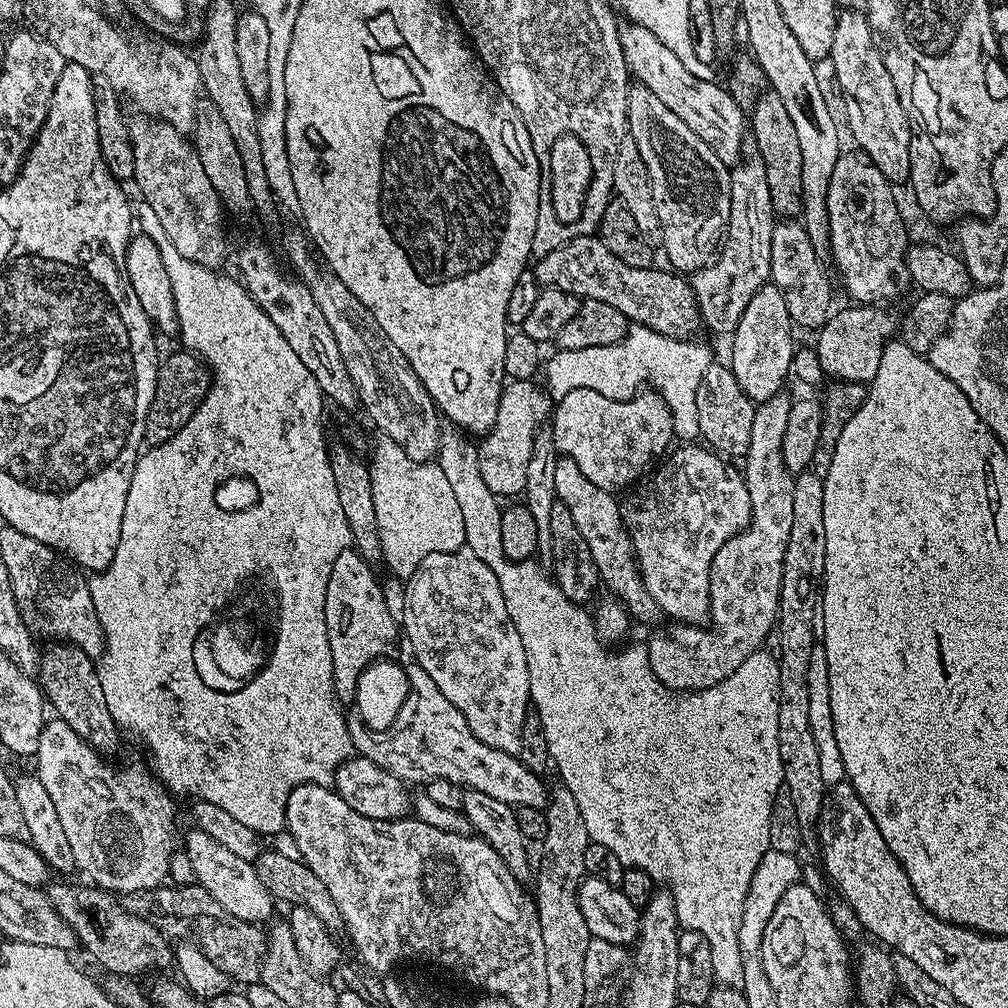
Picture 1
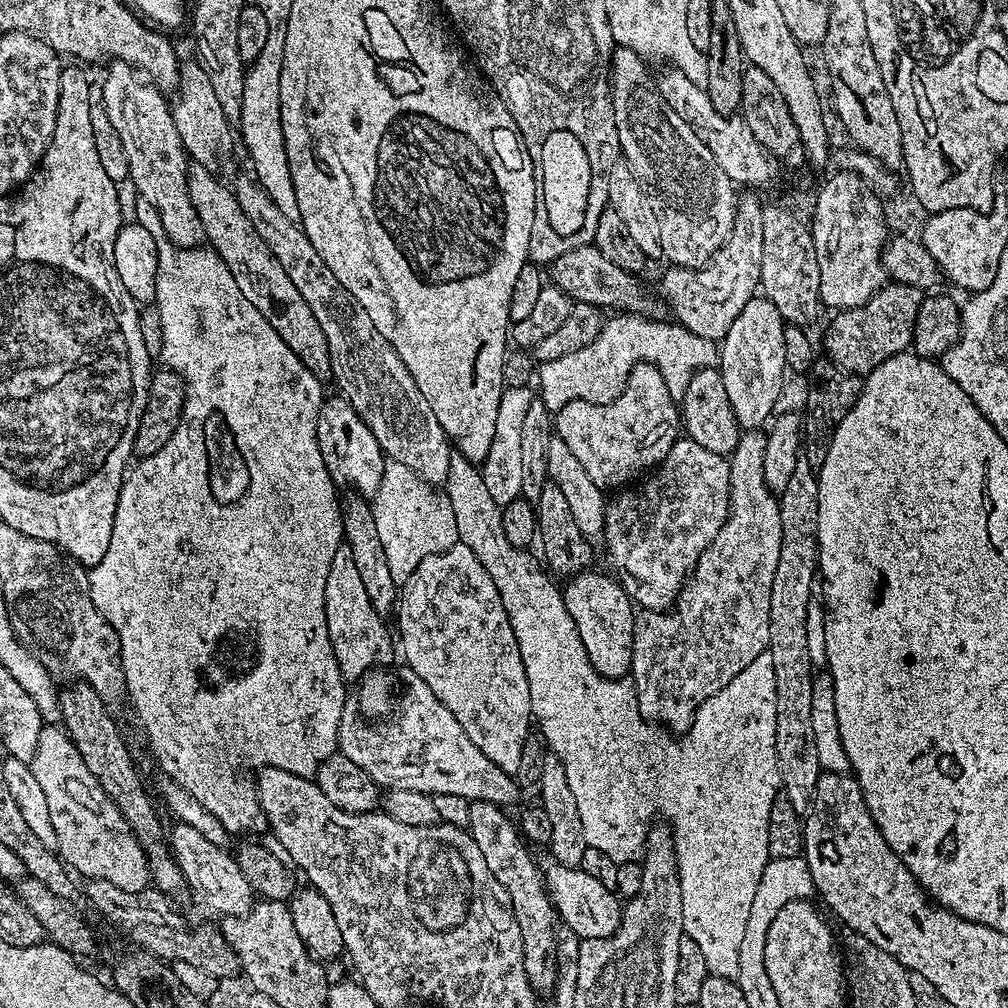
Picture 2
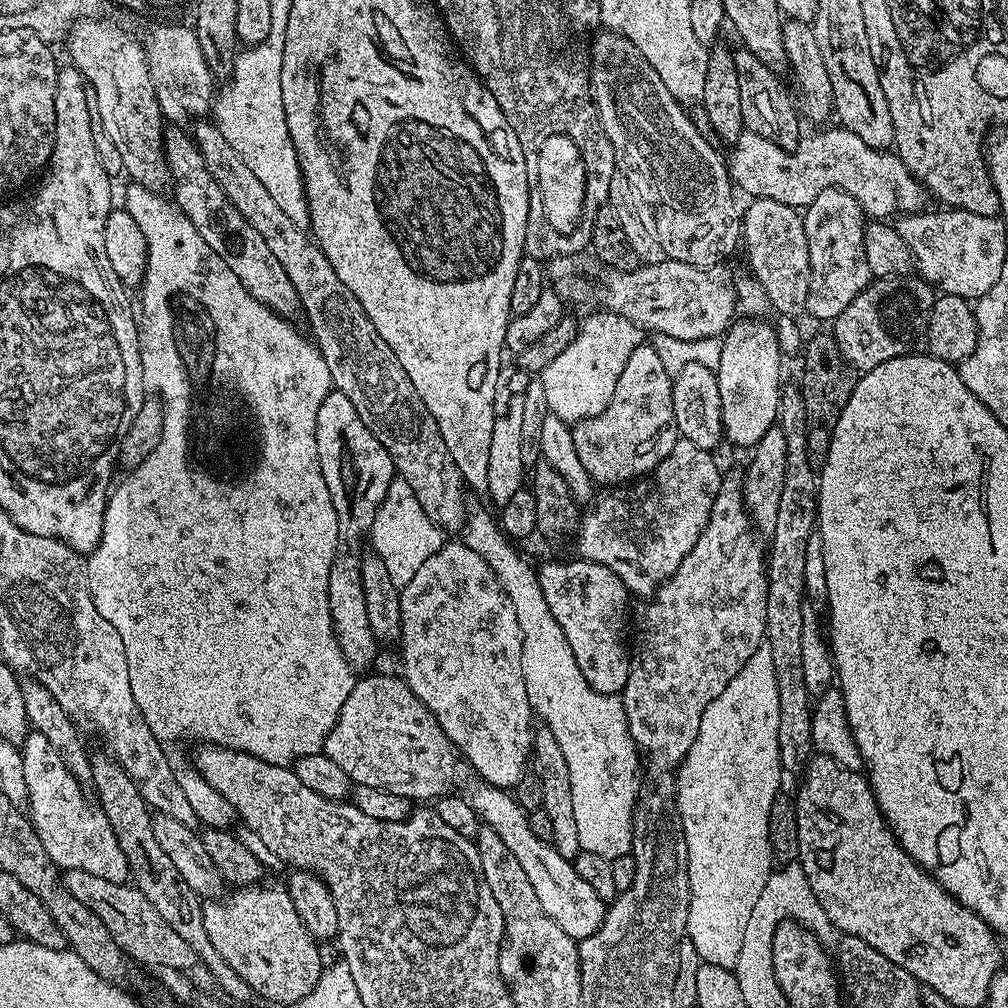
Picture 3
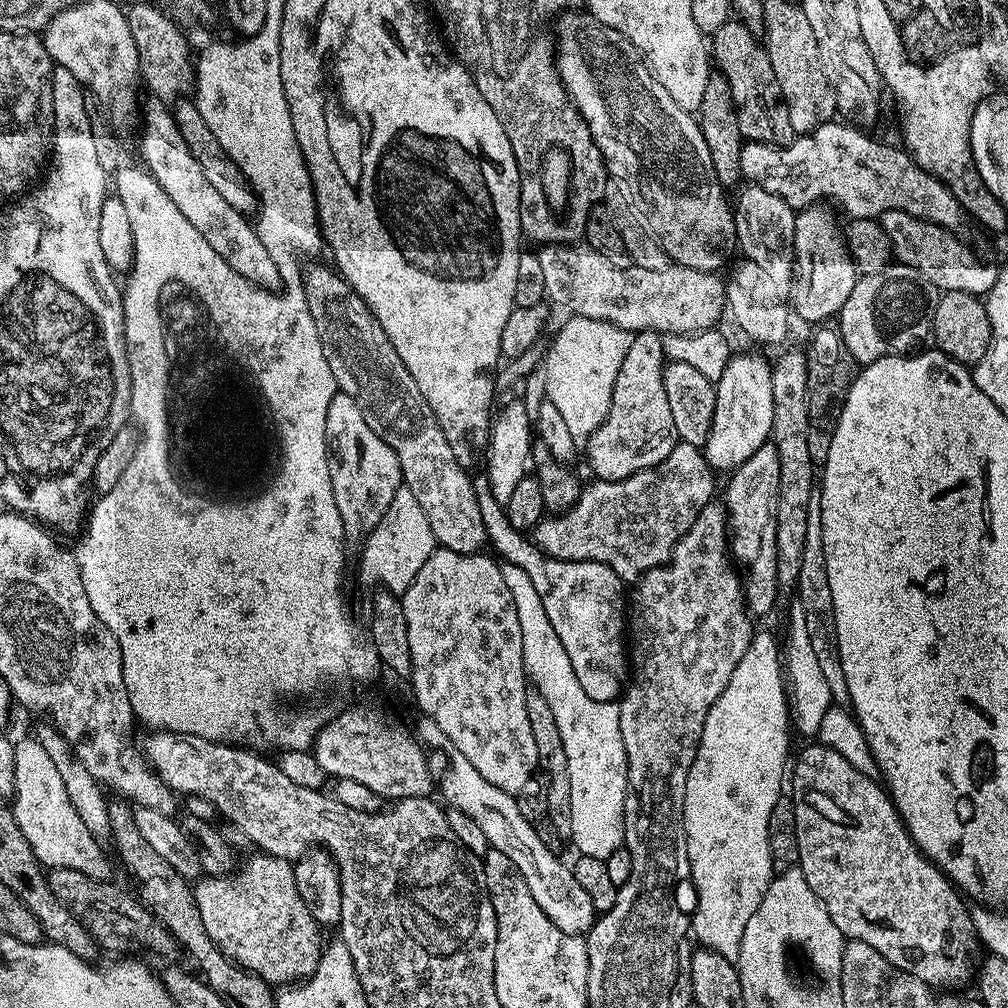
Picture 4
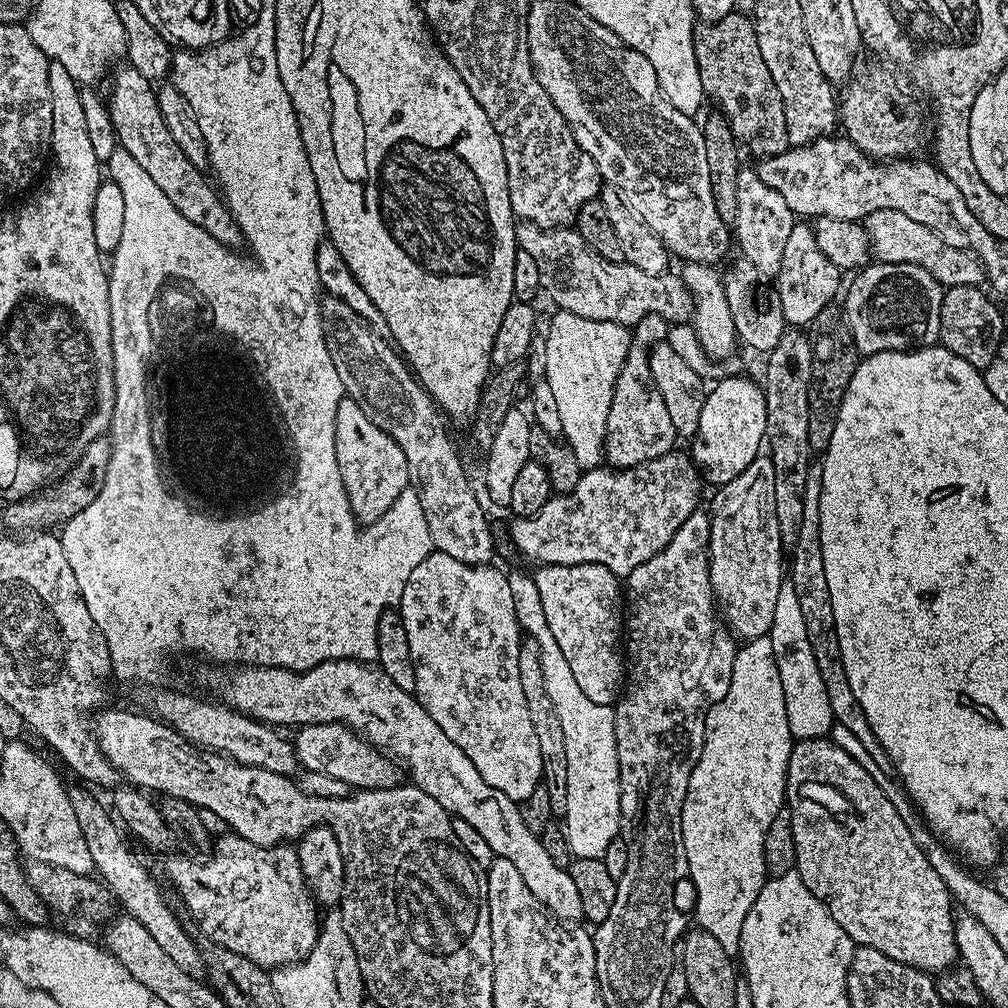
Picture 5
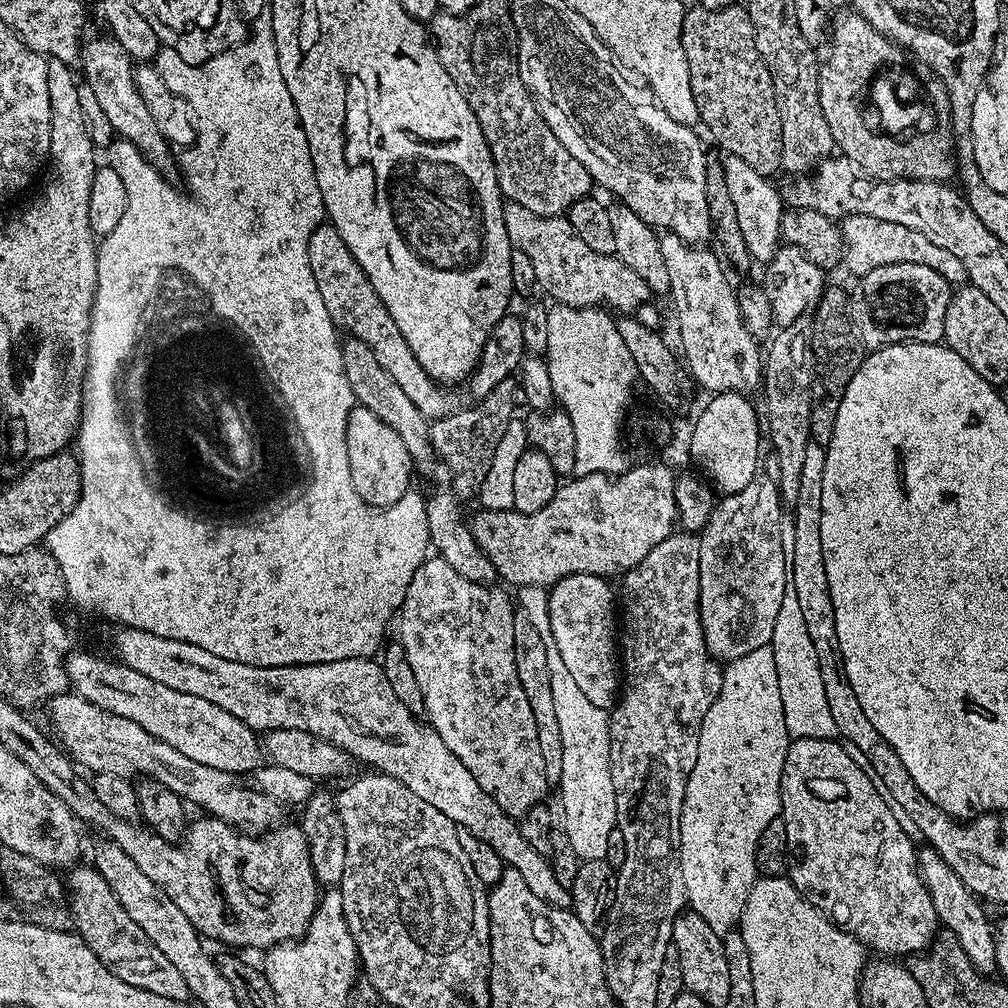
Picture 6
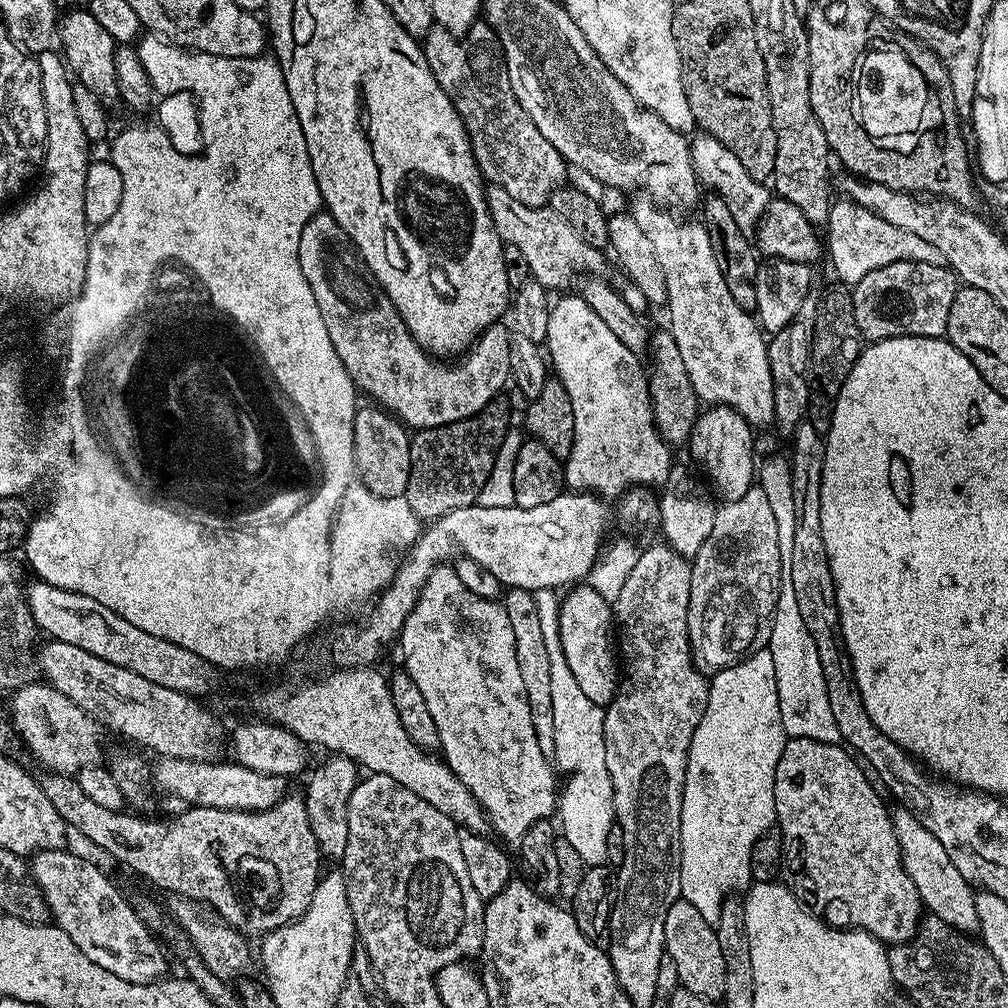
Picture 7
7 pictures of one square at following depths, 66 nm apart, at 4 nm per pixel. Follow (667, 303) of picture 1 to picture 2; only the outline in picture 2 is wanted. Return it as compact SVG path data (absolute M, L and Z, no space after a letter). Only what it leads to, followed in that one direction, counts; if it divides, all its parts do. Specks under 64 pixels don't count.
M595 243L583 244L577 248L569 248L562 258L558 258L550 265L552 272L551 283L561 288L569 300L578 304L593 304L601 310L616 308L620 314L652 314L656 308L654 301L648 297L646 289L640 285L639 275L622 270L608 261L598 250Z

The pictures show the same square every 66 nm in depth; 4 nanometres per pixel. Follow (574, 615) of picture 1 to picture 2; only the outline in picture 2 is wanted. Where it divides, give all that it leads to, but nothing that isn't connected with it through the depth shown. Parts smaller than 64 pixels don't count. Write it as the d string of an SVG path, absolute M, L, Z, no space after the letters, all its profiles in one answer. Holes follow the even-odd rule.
M496 530L496 556L488 554L486 574L490 574L490 578L494 578L494 586L498 586L498 594L502 598L502 606L506 606L506 614L510 618L514 638L518 638L522 666L526 670L526 682L530 686L530 706L534 724L535 727L540 727L539 735L542 737L543 743L550 749L551 755L559 758L566 770L566 782L570 782L570 796L578 806L578 818L582 818L584 840L588 843L588 847L602 850L602 854L606 854L616 865L624 866L627 860L632 860L635 856L637 859L641 855L650 836L648 823L655 816L665 816L669 826L672 827L670 836L676 845L676 873L682 886L684 934L692 936L692 928L700 928L700 932L704 932L704 936L708 936L708 940L698 942L701 950L703 950L704 944L708 944L708 948L724 948L724 952L728 952L728 944L736 944L736 948L739 950L742 940L732 940L732 936L728 936L728 932L724 932L724 928L740 928L741 938L744 935L746 921L750 918L750 905L754 903L754 893L758 890L758 882L762 882L762 870L770 859L768 855L770 806L774 806L774 798L781 795L782 792L780 771L774 770L774 764L770 760L770 744L774 744L774 722L778 718L778 702L774 694L774 658L770 658L768 651L758 654L758 658L754 658L754 662L750 662L750 666L746 666L746 670L742 670L742 674L738 674L738 678L733 678L727 686L722 686L722 690L718 690L718 694L714 694L714 698L706 698L706 702L702 702L702 706L698 706L687 732L679 738L673 738L665 729L644 719L638 710L635 687L627 679L607 680L606 677L596 673L594 666L588 661L586 650L582 646L582 638L578 636L578 626L574 626L574 618L570 618L570 610L566 610L563 591L558 587L557 581L542 567L541 561L539 559L536 561L531 556L532 554L531 551L510 546L510 542L506 542L506 530ZM744 732L768 732L768 762L764 762L764 766L760 768L760 772L762 772L760 782L756 782L756 784L746 782L746 786L740 780L736 782L736 776L732 774L732 760L734 762L738 760L734 750L740 750L740 748L736 748L738 742L752 740L748 736L744 738ZM708 928L720 928L720 936L712 936L712 932L708 932Z

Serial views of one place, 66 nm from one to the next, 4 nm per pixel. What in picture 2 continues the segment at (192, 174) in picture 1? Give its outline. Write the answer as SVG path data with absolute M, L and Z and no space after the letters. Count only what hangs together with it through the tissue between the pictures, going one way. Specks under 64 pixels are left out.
M112 60L107 65L108 73L102 77L102 98L106 106L106 114L110 114L110 123L122 140L122 150L126 150L128 163L128 180L136 187L136 192L143 203L149 204L158 214L164 227L163 235L180 248L195 248L205 243L204 227L194 210L194 202L190 202L188 193L188 166L190 157L184 151L184 143L178 134L178 126L174 126L170 100L151 80L145 78L137 69L124 60Z

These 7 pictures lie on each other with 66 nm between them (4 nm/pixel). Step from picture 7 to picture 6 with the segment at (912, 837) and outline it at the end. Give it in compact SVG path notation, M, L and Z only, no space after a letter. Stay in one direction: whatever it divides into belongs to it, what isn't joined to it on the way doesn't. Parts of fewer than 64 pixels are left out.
M924 846L919 849L918 867L920 880L928 887L930 900L934 902L937 921L956 935L962 950L975 968L985 974L991 973L996 968L996 933L994 924L988 921L988 916L984 913L985 905L980 897L964 885L962 878L958 878L958 874L946 866L944 859L933 848Z

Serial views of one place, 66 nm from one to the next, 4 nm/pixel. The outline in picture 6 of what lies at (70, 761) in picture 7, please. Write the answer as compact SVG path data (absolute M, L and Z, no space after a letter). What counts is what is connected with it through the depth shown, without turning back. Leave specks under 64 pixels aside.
M75 692L52 697L48 707L59 745L72 758L73 763L89 773L115 774L129 780L134 777L154 778L187 803L200 806L211 817L226 821L245 834L267 833L281 819L281 805L260 789L255 786L247 788L229 773L194 762L186 754L175 750L174 746L155 738L130 718L104 711L100 706L86 702Z

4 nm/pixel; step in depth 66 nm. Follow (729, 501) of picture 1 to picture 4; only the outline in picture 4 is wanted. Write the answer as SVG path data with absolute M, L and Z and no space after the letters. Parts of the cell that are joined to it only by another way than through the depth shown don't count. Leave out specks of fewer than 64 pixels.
M679 442L673 446L670 454L667 454L666 458L662 462L658 462L653 468L643 469L622 481L604 481L596 478L592 480L593 484L585 483L580 489L578 502L574 502L574 506L569 512L549 515L536 525L534 529L534 543L541 552L545 552L548 556L553 556L559 560L597 560L606 566L610 566L610 570L614 570L614 574L618 574L621 580L625 582L639 581L645 572L660 568L671 560L676 543L684 537L686 530L690 530L690 526L694 526L694 518L698 518L698 514L707 504L713 503L714 496L712 496L712 491L715 490L716 484L712 481L712 476L714 476L714 469L708 465L708 460L704 457L703 451L694 445Z

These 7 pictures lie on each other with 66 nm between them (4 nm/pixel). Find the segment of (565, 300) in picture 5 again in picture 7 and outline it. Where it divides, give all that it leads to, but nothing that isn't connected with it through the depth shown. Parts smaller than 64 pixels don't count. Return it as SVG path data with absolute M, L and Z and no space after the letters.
M495 186L489 187L486 195L490 218L494 222L500 239L505 244L513 244L518 246L518 250L522 250L531 279L536 280L542 287L547 290L564 288L571 282L572 272L600 274L605 271L603 269L605 253L582 242L582 238L574 234L574 229L568 225L566 218L558 218L558 214L553 212L551 207L526 206L510 198L506 190Z

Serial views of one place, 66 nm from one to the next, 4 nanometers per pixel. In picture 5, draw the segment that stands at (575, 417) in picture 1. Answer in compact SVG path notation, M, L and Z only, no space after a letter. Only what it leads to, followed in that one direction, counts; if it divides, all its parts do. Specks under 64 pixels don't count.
M646 314L631 329L627 356L616 379L615 394L612 396L610 414L607 416L607 438L604 441L605 461L613 469L636 468L675 449L674 442L677 442L678 435L666 402L662 399L661 391L653 380L648 358L653 345L667 341L669 327L670 322L662 318L660 314Z

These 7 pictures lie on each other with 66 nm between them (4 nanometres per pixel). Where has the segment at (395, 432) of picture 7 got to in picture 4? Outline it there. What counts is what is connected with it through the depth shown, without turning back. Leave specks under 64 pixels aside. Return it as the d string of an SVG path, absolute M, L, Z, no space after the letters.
M337 390L330 398L330 410L324 412L326 432L326 482L334 490L334 506L342 514L344 539L349 545L363 545L368 535L382 522L382 514L394 502L394 494L402 487L404 475L398 462L398 454L366 426L362 410L350 395Z

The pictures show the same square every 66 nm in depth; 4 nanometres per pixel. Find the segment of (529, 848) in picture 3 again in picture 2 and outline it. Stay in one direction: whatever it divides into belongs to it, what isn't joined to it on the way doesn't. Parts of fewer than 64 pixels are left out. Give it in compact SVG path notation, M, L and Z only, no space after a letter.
M555 862L549 865L548 869L543 869L542 875L548 895L552 898L555 915L564 919L564 928L580 940L606 938L615 934L622 911L622 900L616 897L617 893L602 886L598 878L590 878L590 874L586 874L578 866L567 868Z

